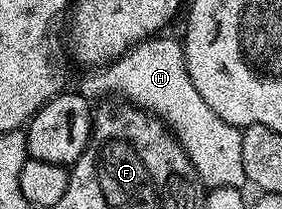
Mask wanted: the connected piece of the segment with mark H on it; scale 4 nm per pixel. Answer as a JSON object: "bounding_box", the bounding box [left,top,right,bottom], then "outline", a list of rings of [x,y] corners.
{"bounding_box":[77,35,246,188],"outline":[[[165,35],[153,36],[130,48],[113,63],[88,73],[77,92],[86,98],[96,95],[115,95],[133,103],[142,110],[158,116],[171,129],[196,169],[198,178],[207,188],[243,188],[246,182],[241,130],[230,126],[207,105],[204,97],[188,77],[186,52],[183,44]]]}

